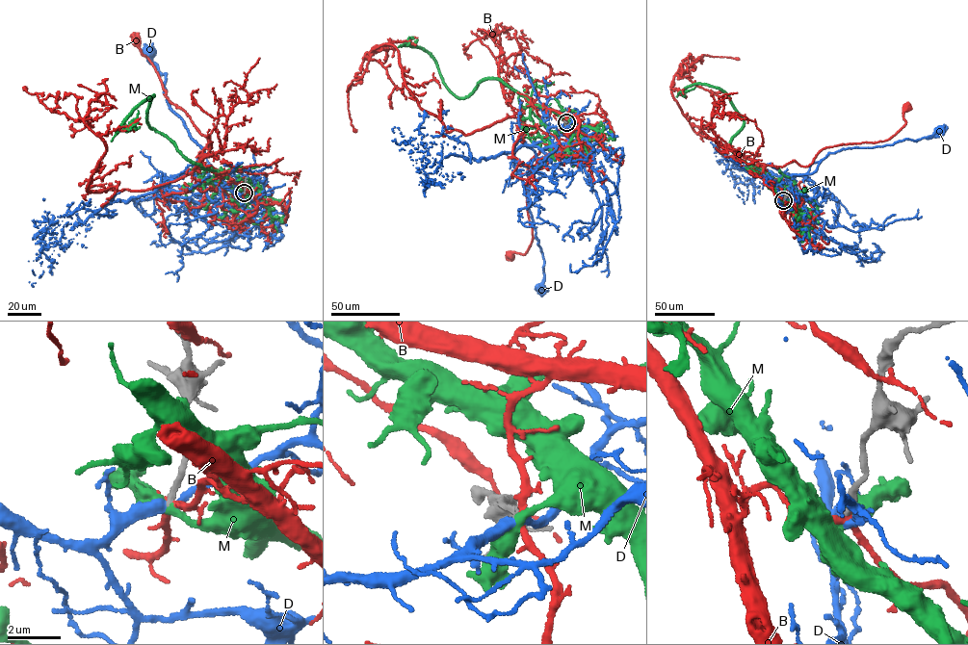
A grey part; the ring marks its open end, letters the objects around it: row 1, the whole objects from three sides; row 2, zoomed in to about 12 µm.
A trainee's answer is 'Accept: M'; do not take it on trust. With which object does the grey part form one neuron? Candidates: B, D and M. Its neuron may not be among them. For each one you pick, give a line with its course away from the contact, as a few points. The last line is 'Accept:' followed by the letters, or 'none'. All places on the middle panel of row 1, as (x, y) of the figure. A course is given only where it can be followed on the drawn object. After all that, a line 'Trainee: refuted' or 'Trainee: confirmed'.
M: it runs (566, 123), (497, 79), (457, 97), (435, 59), (402, 45), (417, 48)
Accept: M
Trainee: confirmed

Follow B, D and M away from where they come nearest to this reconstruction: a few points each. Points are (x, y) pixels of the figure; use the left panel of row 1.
B: (244, 193), (248, 192), (222, 171), (200, 164), (207, 138), (165, 96), (155, 68), (135, 39)
D: (244, 193), (234, 194), (191, 172), (203, 151), (169, 108), (163, 94), (166, 74), (158, 71), (148, 51)
M: (244, 193), (150, 127), (154, 95), (117, 131), (138, 110)

